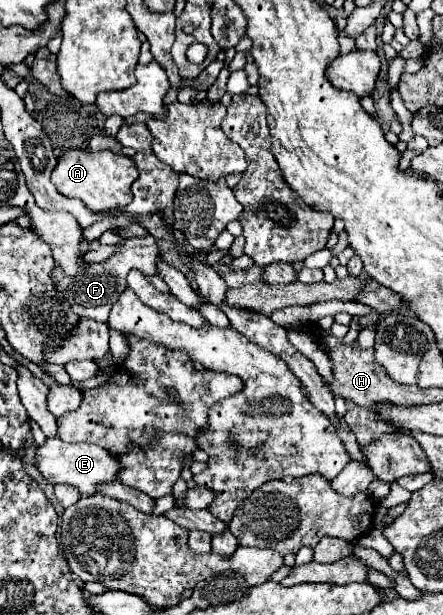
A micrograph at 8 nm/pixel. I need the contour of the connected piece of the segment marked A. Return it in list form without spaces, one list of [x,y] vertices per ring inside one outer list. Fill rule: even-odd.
[[[69,150],[57,162],[53,170],[53,184],[67,198],[79,198],[91,212],[111,212],[113,208],[125,208],[131,200],[131,184],[137,180],[139,172],[131,158],[105,152],[85,152],[85,150]]]

